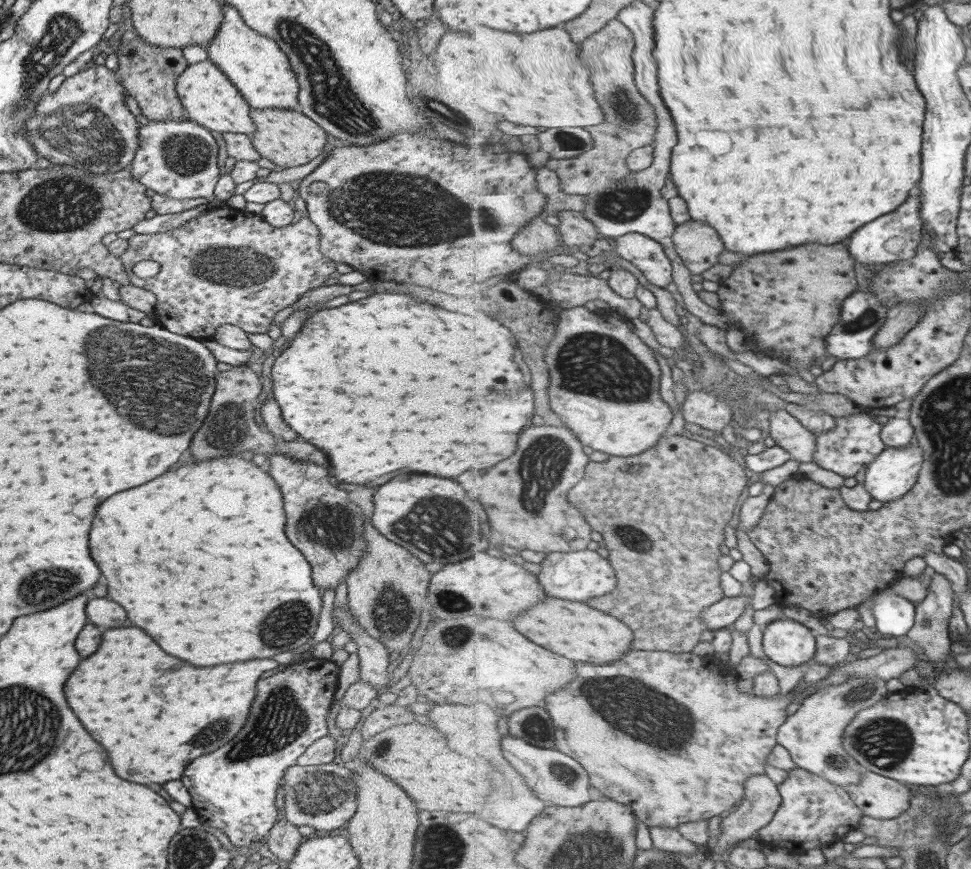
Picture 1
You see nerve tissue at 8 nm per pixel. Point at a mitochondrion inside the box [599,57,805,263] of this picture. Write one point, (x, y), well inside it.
(627, 112)

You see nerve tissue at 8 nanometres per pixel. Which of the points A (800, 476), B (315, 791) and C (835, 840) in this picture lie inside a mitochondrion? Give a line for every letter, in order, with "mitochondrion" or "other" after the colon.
A: other
B: mitochondrion
C: other

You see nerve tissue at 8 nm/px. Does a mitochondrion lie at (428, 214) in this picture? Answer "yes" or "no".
yes

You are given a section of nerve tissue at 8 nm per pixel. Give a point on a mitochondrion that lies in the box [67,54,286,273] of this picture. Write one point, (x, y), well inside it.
(186, 156)

